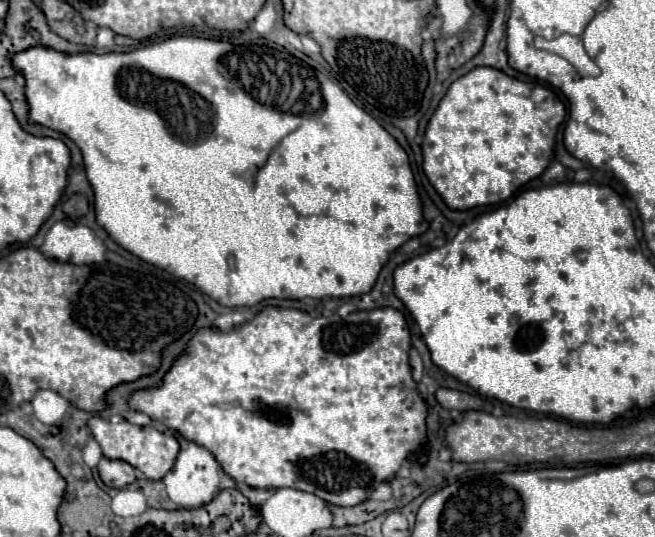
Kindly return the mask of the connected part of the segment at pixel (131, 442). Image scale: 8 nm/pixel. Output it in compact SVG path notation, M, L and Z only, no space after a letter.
M92 417L88 421L88 429L92 433L92 439L100 445L106 459L122 459L134 469L138 469L140 475L146 479L162 479L174 467L176 455L180 451L180 445L174 435L166 435L154 427L138 427L128 421L112 423L102 417Z

